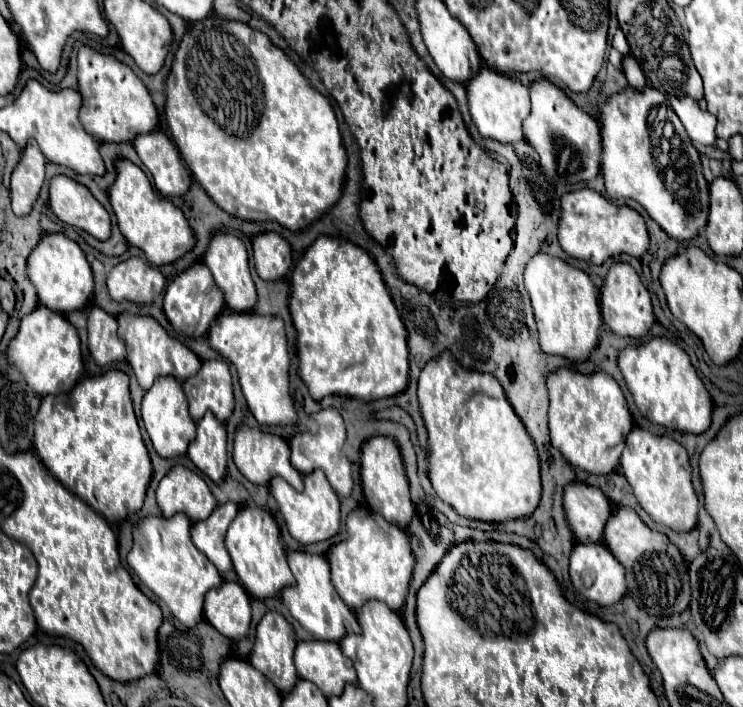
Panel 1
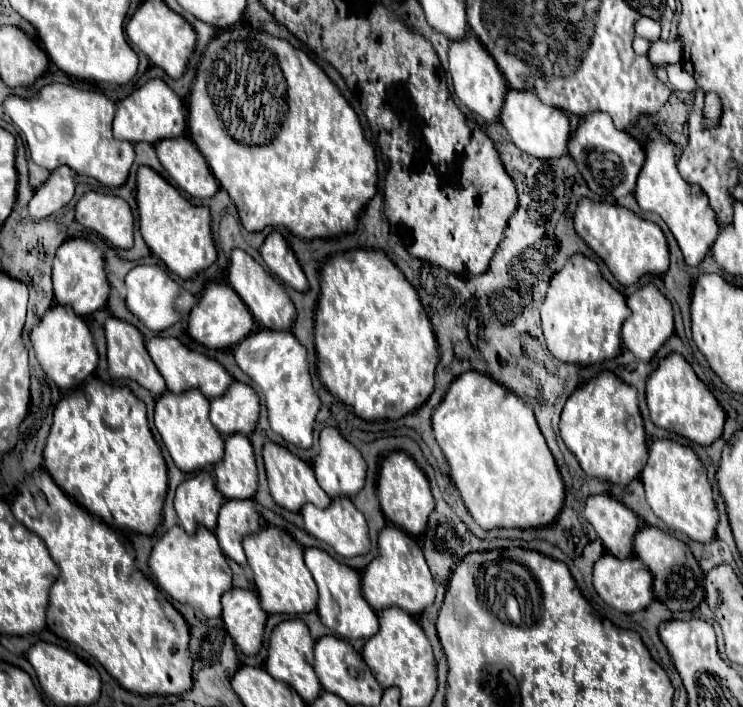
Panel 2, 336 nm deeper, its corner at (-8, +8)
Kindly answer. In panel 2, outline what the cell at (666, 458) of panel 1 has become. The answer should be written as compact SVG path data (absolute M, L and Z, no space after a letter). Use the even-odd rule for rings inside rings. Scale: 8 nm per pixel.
M654 438L648 448L648 462L640 474L646 490L646 500L652 512L672 530L686 534L696 542L710 542L716 534L718 510L712 498L712 486L706 470L690 446L682 446L674 440Z

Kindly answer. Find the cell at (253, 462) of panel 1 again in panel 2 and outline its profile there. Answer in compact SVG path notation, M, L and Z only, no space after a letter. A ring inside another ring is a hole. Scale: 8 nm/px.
M266 442L264 450L262 450L262 460L264 460L264 468L266 468L266 478L268 478L270 494L272 494L274 502L278 506L284 506L284 508L288 508L292 512L298 512L306 502L312 502L318 508L326 508L330 504L328 494L316 482L314 470L304 460L300 460L298 456L294 456L286 448L282 448L280 444Z

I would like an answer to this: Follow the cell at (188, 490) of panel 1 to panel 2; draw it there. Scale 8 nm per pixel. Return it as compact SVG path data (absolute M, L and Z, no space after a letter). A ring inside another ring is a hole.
M200 472L188 478L176 490L174 508L182 528L188 534L196 532L196 524L214 530L220 506L222 506L222 494L214 488L214 480L208 472Z

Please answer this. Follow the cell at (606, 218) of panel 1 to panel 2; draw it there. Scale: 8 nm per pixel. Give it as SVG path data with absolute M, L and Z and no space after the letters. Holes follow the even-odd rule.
M582 198L574 214L574 230L624 286L634 284L642 274L664 274L668 270L668 242L660 226L642 220L624 206Z

